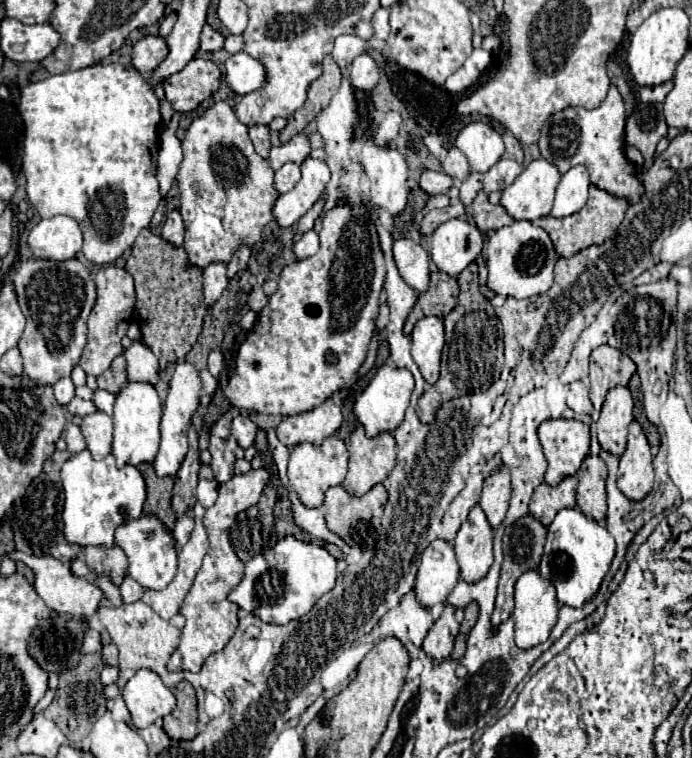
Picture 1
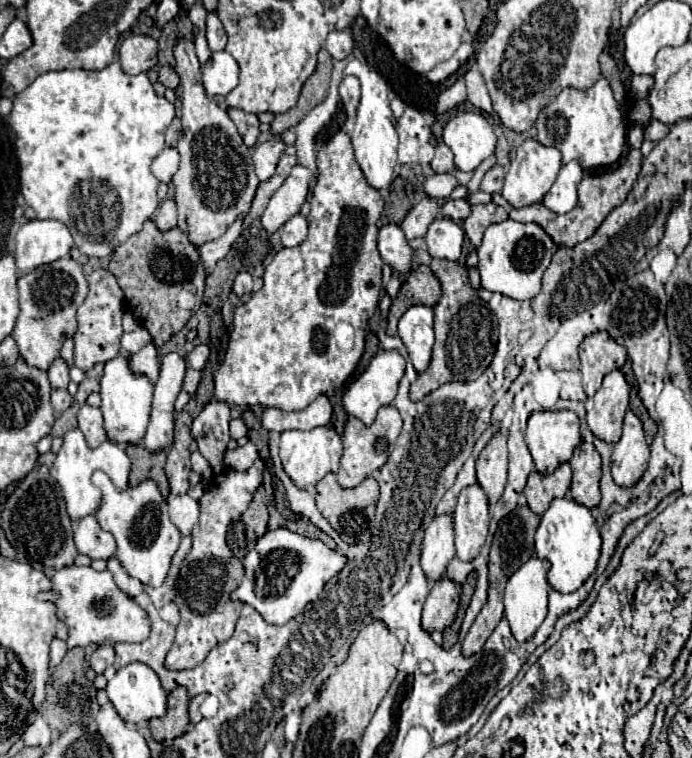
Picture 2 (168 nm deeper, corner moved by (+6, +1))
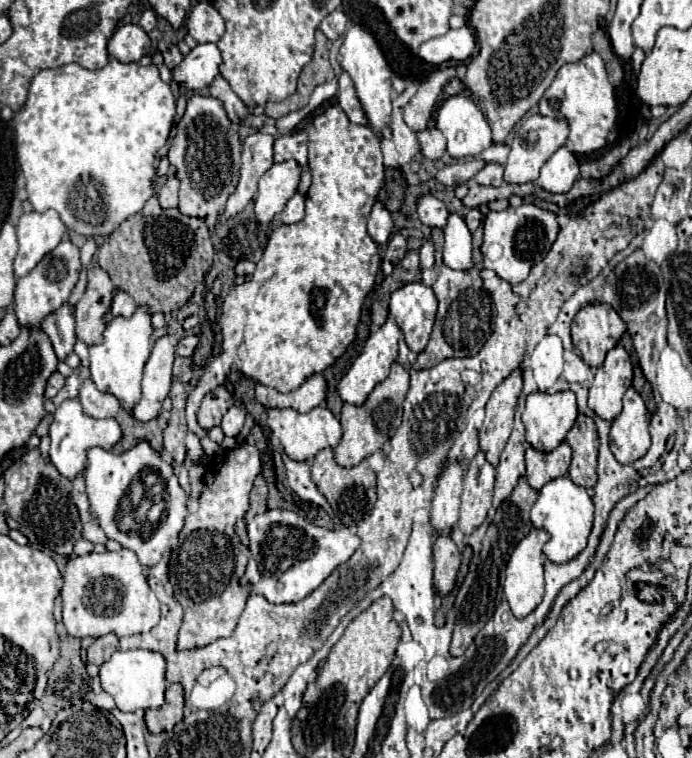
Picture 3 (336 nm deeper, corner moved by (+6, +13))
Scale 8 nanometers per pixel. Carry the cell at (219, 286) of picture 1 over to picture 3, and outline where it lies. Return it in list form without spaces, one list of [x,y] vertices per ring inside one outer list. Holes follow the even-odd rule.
[[[256,132],[256,134],[246,136],[246,140],[242,142],[240,182],[238,182],[234,194],[228,198],[228,204],[226,204],[226,210],[220,218],[220,222],[242,212],[246,208],[246,204],[254,198],[260,176],[274,164],[272,144],[274,144],[274,136],[270,136],[270,134]]]

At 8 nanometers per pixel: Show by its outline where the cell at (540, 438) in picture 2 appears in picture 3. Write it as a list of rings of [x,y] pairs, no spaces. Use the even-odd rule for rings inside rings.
[[[534,392],[526,398],[526,408],[522,412],[526,440],[540,452],[552,452],[566,438],[576,416],[574,392]]]

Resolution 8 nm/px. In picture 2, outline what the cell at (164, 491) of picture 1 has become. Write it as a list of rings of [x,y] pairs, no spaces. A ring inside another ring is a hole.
[[[142,444],[128,446],[126,454],[132,460],[132,472],[130,472],[132,488],[142,484],[144,480],[154,480],[158,484],[160,494],[164,498],[168,498],[170,490],[168,490],[168,480],[166,480],[166,474],[164,474],[166,454],[164,452],[156,452],[156,454],[146,452],[146,448],[142,448]]]

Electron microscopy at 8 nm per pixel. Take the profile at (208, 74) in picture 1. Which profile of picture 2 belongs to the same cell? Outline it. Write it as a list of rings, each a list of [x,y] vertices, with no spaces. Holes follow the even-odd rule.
[[[162,66],[158,74],[160,74],[160,82],[162,82],[166,88],[176,90],[176,86],[178,86],[178,74],[176,74],[176,70],[174,70],[172,66]]]

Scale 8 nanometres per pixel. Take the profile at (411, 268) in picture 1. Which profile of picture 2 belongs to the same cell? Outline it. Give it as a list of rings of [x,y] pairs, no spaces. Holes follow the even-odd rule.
[[[388,224],[380,228],[378,252],[382,260],[398,274],[408,274],[416,260],[416,250],[408,244],[404,232],[396,224]]]

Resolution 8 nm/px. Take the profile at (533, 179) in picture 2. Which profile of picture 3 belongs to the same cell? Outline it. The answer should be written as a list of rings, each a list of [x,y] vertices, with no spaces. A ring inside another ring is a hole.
[[[534,114],[530,118],[526,118],[522,122],[520,130],[516,132],[514,140],[512,140],[512,150],[510,150],[510,156],[508,156],[506,164],[504,164],[504,182],[510,182],[510,184],[536,182],[542,164],[560,146],[564,146],[566,138],[568,138],[568,124],[566,124],[566,120],[550,118],[550,116],[542,116],[542,114]]]

